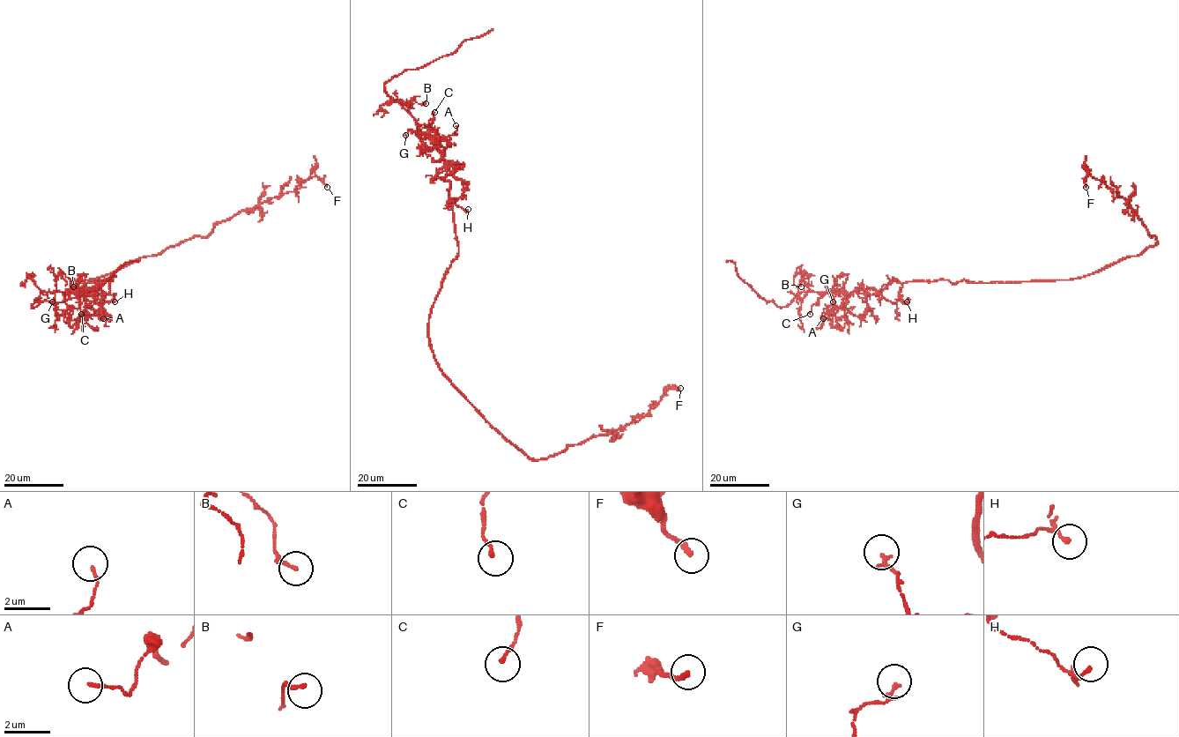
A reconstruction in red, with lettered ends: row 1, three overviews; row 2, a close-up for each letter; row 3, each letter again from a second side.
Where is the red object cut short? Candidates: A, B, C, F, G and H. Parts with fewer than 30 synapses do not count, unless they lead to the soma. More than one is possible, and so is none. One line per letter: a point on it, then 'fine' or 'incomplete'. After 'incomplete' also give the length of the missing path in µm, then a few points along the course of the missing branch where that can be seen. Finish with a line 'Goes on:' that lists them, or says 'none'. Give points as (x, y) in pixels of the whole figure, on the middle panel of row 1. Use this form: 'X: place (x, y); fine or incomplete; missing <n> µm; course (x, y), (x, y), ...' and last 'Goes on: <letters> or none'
A: place (456, 125); fine
B: place (426, 103); fine
C: place (434, 112); fine
F: place (680, 388); fine
G: place (405, 135); fine
H: place (468, 209); fine
Goes on: none

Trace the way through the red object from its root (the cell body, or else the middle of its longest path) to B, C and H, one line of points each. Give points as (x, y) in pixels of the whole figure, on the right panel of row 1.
B: (997, 281), (892, 281), (878, 292), (872, 288), (812, 292), (797, 272), (801, 286)
C: (997, 281), (892, 281), (878, 292), (872, 288), (857, 288), (849, 293), (827, 291), (812, 305), (810, 314)
H: (997, 281), (892, 281), (878, 292), (872, 288), (856, 291), (880, 294), (893, 302), (907, 301)

